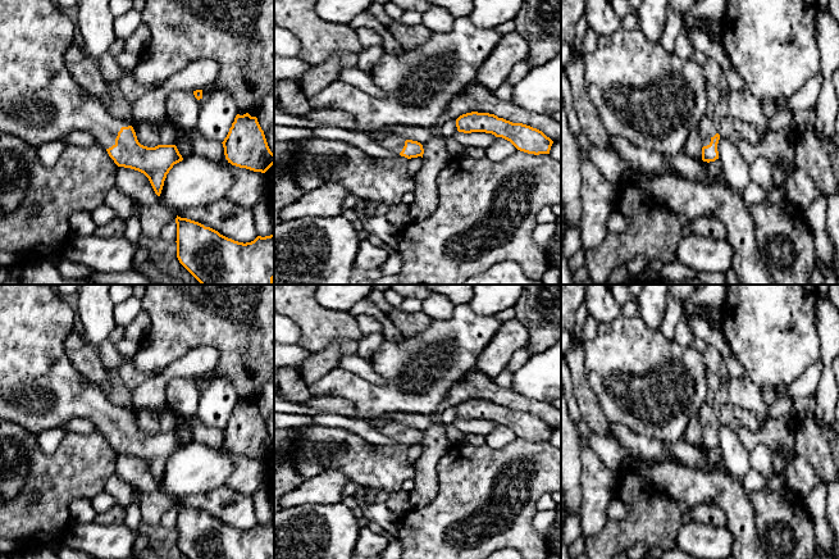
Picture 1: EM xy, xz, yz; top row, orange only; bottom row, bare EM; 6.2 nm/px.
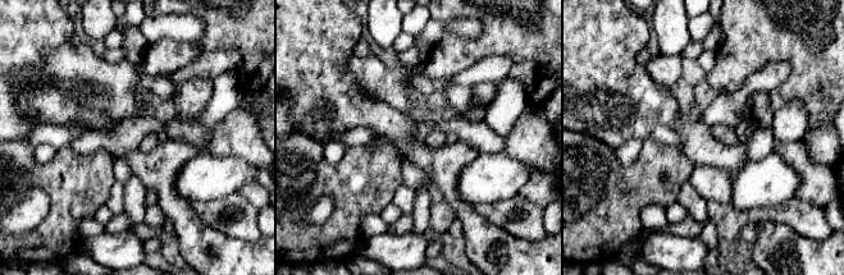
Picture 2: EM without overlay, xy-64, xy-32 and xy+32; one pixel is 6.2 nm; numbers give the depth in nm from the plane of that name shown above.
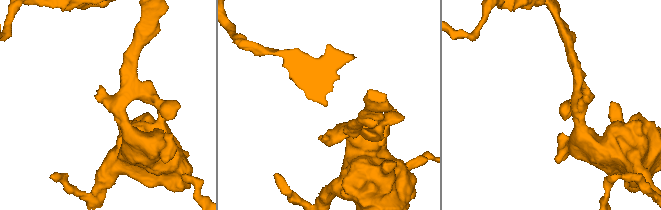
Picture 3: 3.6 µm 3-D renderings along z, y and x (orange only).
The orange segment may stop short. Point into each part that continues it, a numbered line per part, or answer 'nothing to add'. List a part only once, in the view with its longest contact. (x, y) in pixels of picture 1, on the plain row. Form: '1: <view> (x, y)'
1: xy (40, 389)

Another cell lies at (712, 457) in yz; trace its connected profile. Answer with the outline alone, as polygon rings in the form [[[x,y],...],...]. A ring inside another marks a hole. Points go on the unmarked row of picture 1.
[[[719,446],[710,450],[703,449],[703,451],[705,451],[705,458],[706,458],[705,467],[702,469],[699,468],[696,468],[696,469],[702,473],[710,473],[712,467],[722,460],[722,453]]]

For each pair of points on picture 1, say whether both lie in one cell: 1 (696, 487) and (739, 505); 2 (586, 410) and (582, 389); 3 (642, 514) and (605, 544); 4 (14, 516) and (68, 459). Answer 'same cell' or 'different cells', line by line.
1: same cell
2: same cell
3: same cell
4: same cell

